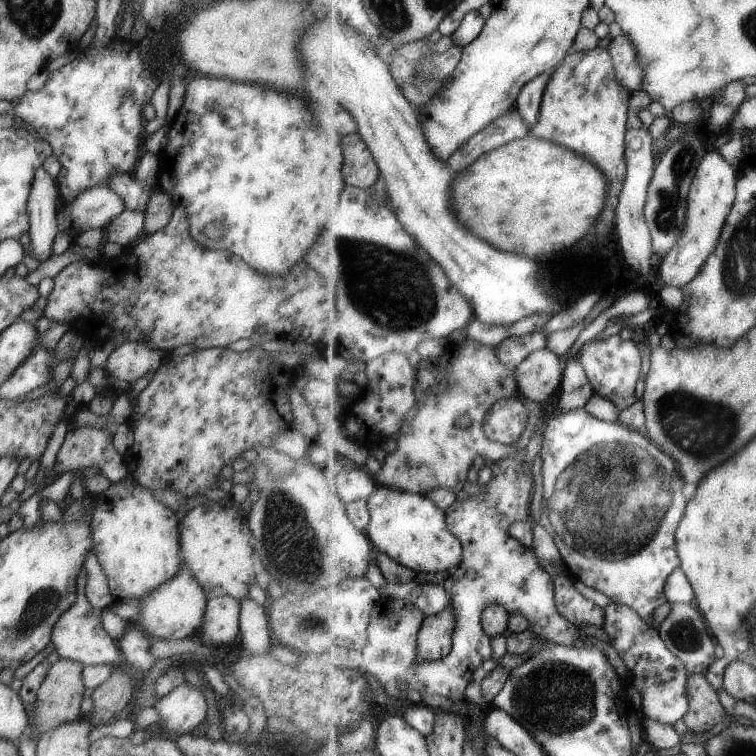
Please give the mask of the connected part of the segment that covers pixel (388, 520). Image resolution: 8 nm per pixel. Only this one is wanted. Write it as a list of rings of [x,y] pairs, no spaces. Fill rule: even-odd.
[[[380,485],[370,496],[372,522],[368,533],[380,551],[420,572],[450,572],[464,562],[463,540],[452,532],[448,513],[429,495]]]

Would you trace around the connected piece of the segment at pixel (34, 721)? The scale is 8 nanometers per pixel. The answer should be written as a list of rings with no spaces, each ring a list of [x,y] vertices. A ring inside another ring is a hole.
[[[60,658],[57,662],[52,663],[48,668],[40,688],[37,692],[37,699],[34,702],[34,710],[30,716],[30,726],[41,736],[46,730],[56,728],[64,722],[72,722],[82,717],[80,708],[84,700],[85,686],[83,683],[83,664],[66,658]]]

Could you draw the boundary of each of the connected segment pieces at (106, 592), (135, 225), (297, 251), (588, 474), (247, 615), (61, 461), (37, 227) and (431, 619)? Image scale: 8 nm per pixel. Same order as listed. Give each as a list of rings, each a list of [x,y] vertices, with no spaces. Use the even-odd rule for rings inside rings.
[[[90,551],[84,561],[84,572],[88,574],[86,578],[86,598],[94,608],[104,610],[114,603],[113,593],[110,592],[106,574],[96,558],[96,554]]]
[[[126,208],[105,228],[106,240],[118,242],[123,248],[145,233],[145,213]]]
[[[209,76],[194,77],[189,79],[188,84],[185,84],[185,101],[170,124],[168,144],[157,155],[159,158],[158,178],[160,179],[158,188],[168,193],[175,207],[184,208],[184,212],[189,216],[190,236],[198,244],[202,244],[204,248],[212,250],[230,250],[232,254],[240,256],[256,272],[264,272],[268,276],[284,276],[286,272],[290,272],[294,268],[294,264],[298,264],[304,258],[304,254],[314,244],[314,240],[318,240],[317,237],[324,226],[324,212],[328,212],[328,208],[336,208],[336,212],[338,212],[338,208],[340,208],[340,194],[342,194],[342,190],[346,186],[344,172],[342,172],[344,164],[346,164],[346,154],[344,152],[347,152],[347,150],[344,150],[342,136],[338,132],[336,134],[324,132],[320,128],[320,124],[314,120],[311,110],[308,110],[306,102],[302,98],[296,98],[296,96],[290,96],[290,94],[284,94],[284,92],[278,92],[277,90],[272,90],[272,88],[266,88],[262,84],[252,82],[234,82]],[[232,110],[238,110],[243,116],[242,123],[237,126],[228,126],[228,122],[224,118],[225,114],[232,112]],[[210,222],[222,222],[222,226],[224,226],[222,238],[212,240],[212,238],[209,239],[204,234],[204,230],[206,230],[206,226]]]
[[[586,407],[568,410],[568,412],[561,411],[558,416],[549,420],[547,432],[545,433],[545,444],[541,450],[541,455],[543,457],[544,502],[541,510],[542,516],[540,523],[548,528],[552,536],[556,537],[556,542],[564,555],[565,563],[570,568],[574,577],[581,580],[587,586],[591,586],[604,593],[608,598],[612,598],[612,602],[632,606],[632,608],[636,609],[636,612],[640,613],[640,616],[643,616],[648,624],[654,624],[656,610],[662,604],[669,602],[667,596],[668,579],[671,578],[672,573],[678,567],[681,567],[683,563],[679,548],[677,547],[677,532],[679,531],[680,524],[682,524],[682,520],[684,520],[684,516],[686,516],[686,510],[688,510],[688,504],[690,504],[692,496],[688,496],[688,492],[686,492],[688,484],[684,484],[685,478],[682,476],[683,472],[680,472],[680,464],[676,464],[676,460],[672,456],[668,456],[663,448],[660,448],[651,437],[646,435],[645,431],[641,432],[628,428],[626,424],[622,424],[620,421],[612,422],[602,420],[600,417],[588,412]]]
[[[250,597],[240,601],[239,616],[242,645],[252,656],[262,656],[272,648],[271,632],[265,607]]]
[[[91,426],[76,428],[76,430],[70,429],[65,436],[60,450],[58,450],[54,470],[48,472],[48,474],[41,468],[37,470],[34,484],[48,486],[66,472],[79,471],[91,467],[96,468],[99,474],[108,478],[111,484],[122,482],[122,480],[126,478],[126,474],[128,474],[124,456],[117,452],[113,444],[113,434],[111,430],[105,427],[97,429]]]
[[[44,167],[37,168],[28,198],[28,236],[32,246],[28,255],[40,264],[53,256],[53,242],[58,233],[56,200],[60,193],[56,179]]]
[[[454,600],[440,614],[426,617],[417,635],[417,658],[435,661],[446,658],[453,651],[457,624]]]

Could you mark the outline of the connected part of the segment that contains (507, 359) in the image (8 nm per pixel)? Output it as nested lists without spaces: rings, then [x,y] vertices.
[[[534,333],[526,336],[508,337],[499,346],[499,356],[504,364],[512,368],[520,366],[530,354],[546,349],[547,333]]]

